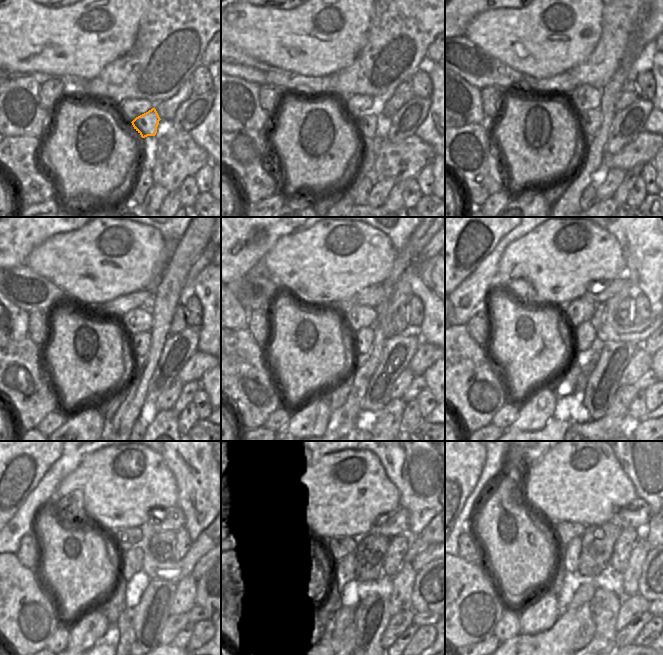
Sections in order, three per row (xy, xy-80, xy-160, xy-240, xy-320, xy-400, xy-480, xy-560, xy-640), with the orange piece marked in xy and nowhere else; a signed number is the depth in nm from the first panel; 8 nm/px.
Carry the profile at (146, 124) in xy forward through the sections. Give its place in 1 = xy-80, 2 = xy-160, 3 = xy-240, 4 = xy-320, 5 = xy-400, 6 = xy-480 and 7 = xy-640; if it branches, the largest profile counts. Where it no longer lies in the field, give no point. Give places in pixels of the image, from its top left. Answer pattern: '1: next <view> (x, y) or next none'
1: next xy-80 (367, 121)
2: next xy-160 (590, 120)
3: next xy-240 (140, 342)
4: next xy-320 (363, 338)
5: next xy-400 (584, 334)
6: next xy-480 (132, 560)
7: next xy-640 (570, 553)

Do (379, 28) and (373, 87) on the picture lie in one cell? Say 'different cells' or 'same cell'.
same cell

